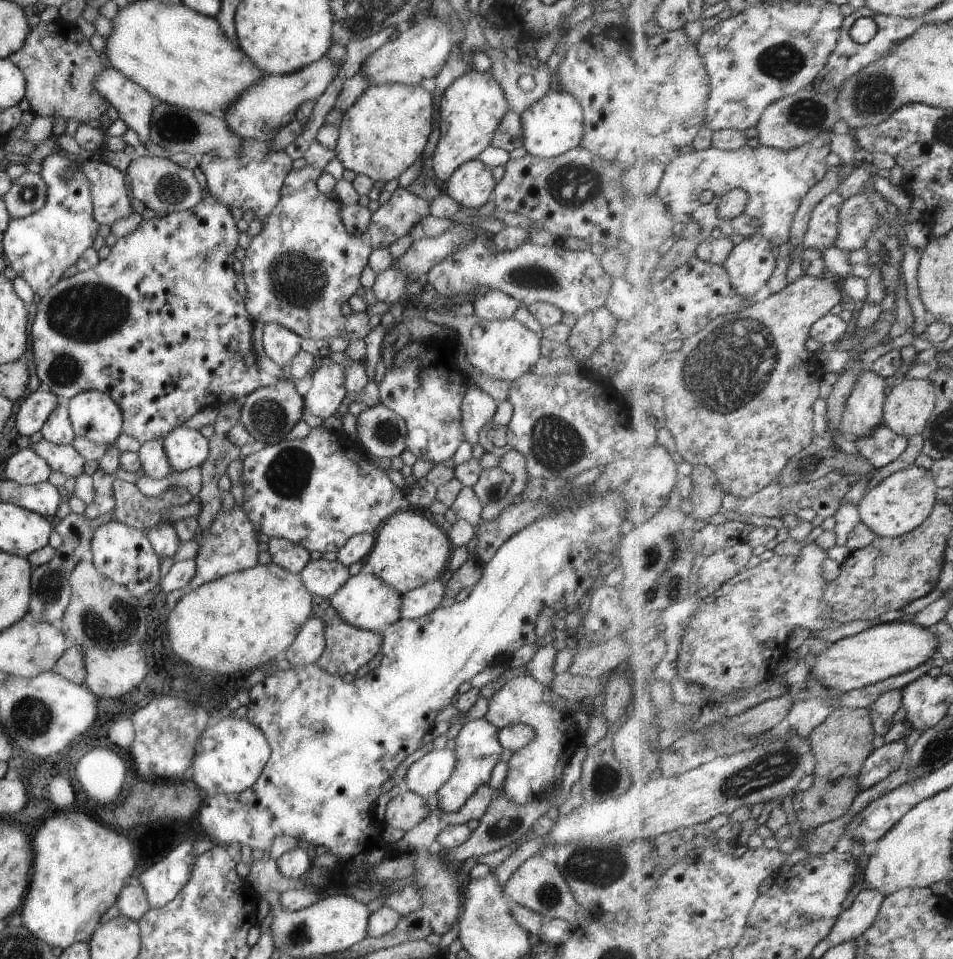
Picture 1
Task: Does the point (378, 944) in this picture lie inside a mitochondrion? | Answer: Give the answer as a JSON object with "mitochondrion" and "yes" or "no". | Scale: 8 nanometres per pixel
{"mitochondrion":"no"}

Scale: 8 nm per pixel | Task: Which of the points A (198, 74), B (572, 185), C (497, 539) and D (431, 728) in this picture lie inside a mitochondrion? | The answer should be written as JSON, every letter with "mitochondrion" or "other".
{"A":"other","B":"mitochondrion","C":"other","D":"other"}

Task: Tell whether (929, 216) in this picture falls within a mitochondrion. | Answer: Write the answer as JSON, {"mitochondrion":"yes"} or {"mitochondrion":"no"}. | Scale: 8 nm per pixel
{"mitochondrion":"no"}

